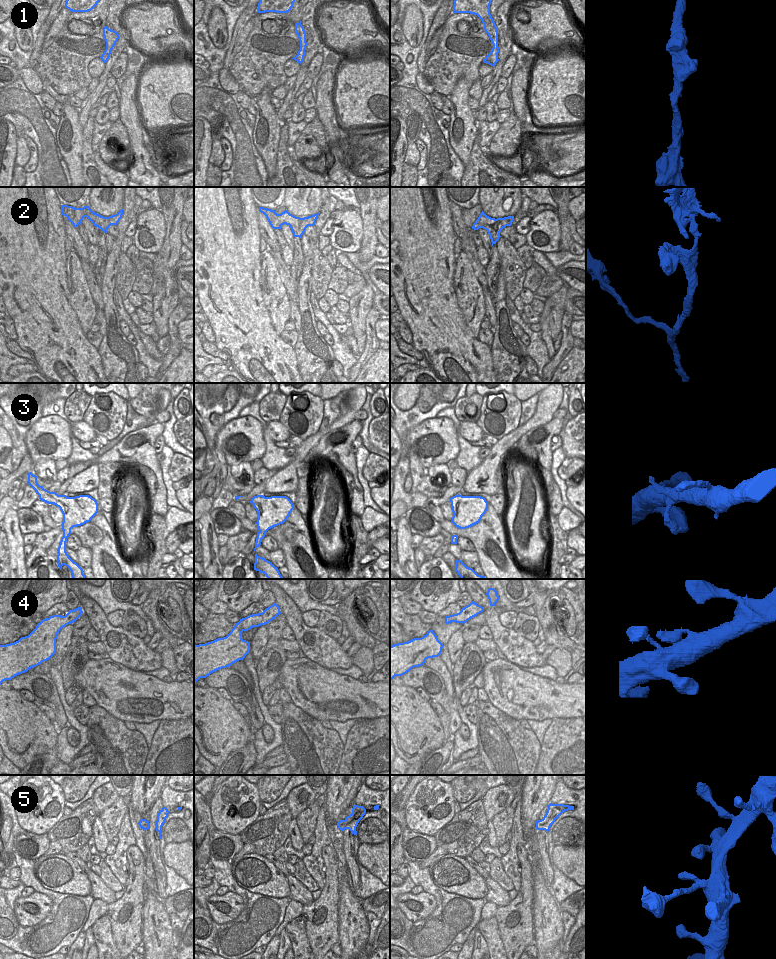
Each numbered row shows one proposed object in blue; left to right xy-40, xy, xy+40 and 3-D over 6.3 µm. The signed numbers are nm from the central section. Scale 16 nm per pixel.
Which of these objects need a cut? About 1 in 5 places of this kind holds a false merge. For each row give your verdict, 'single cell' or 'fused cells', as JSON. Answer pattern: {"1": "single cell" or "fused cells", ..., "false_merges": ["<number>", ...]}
{"1": "single cell", "2": "fused cells", "3": "single cell", "4": "single cell", "5": "single cell", "false_merges": ["2"]}

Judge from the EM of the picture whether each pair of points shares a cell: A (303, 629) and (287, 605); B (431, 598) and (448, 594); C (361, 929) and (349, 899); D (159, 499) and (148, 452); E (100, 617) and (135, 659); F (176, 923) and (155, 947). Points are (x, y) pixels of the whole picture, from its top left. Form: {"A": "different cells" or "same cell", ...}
{"A": "same cell", "B": "same cell", "C": "same cell", "D": "same cell", "E": "same cell", "F": "different cells"}

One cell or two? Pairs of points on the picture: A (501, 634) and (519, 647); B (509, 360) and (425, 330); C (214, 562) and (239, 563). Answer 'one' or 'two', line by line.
A: one
B: two
C: two

